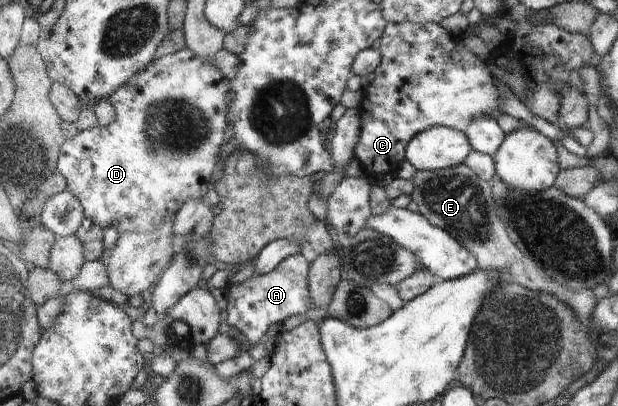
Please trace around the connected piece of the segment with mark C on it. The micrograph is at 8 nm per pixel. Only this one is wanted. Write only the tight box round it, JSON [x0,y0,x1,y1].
[354,23,498,184]

